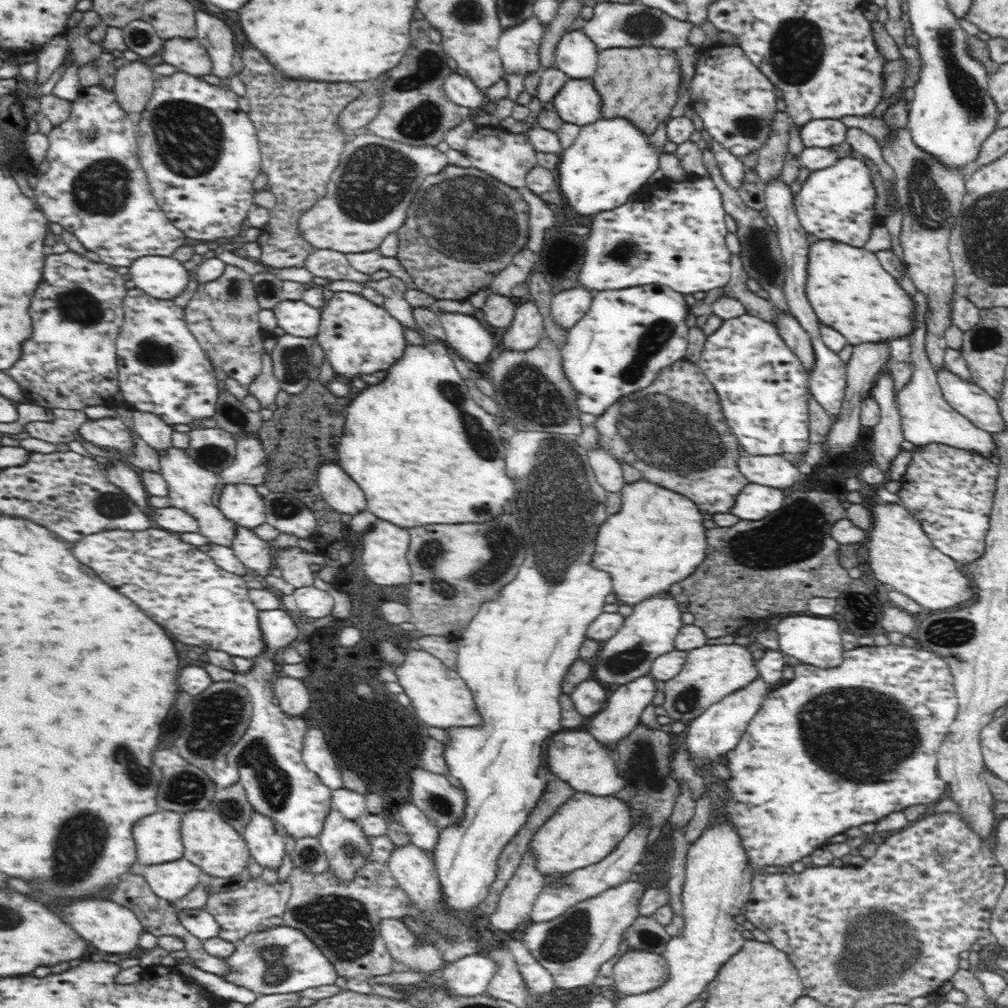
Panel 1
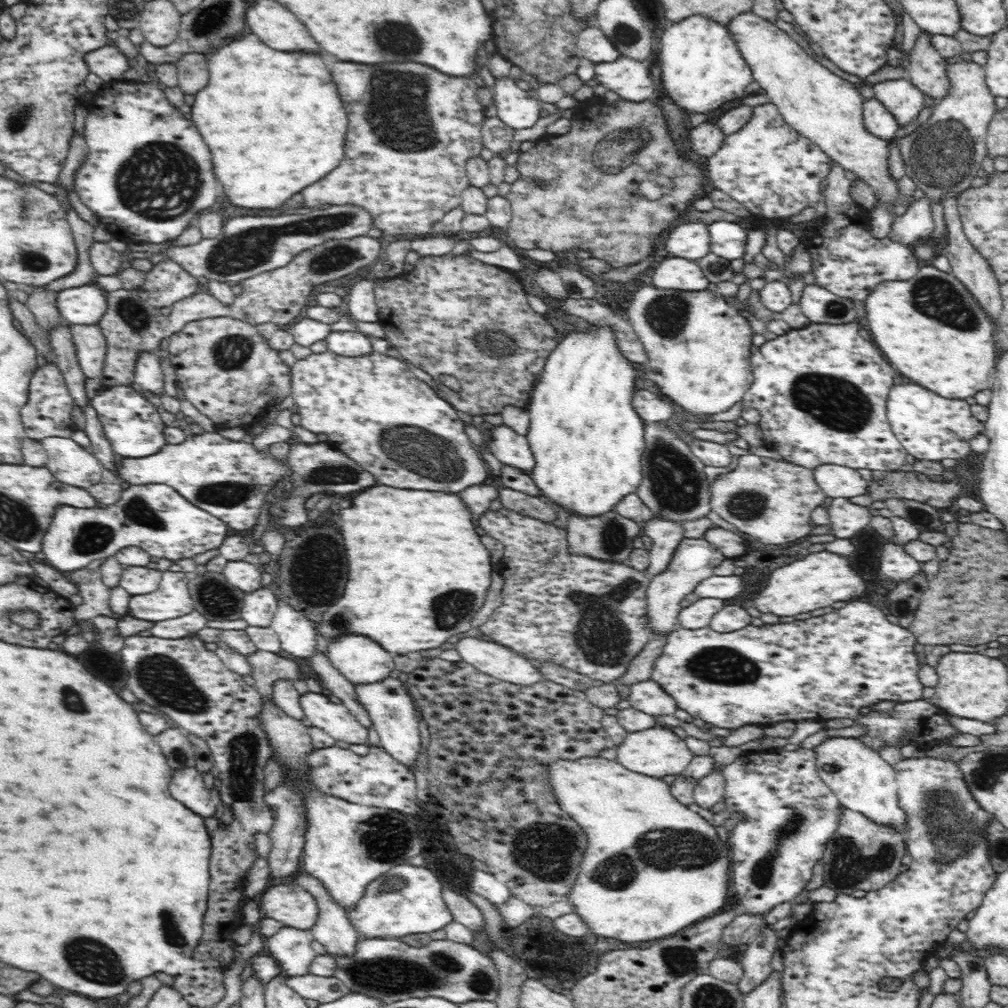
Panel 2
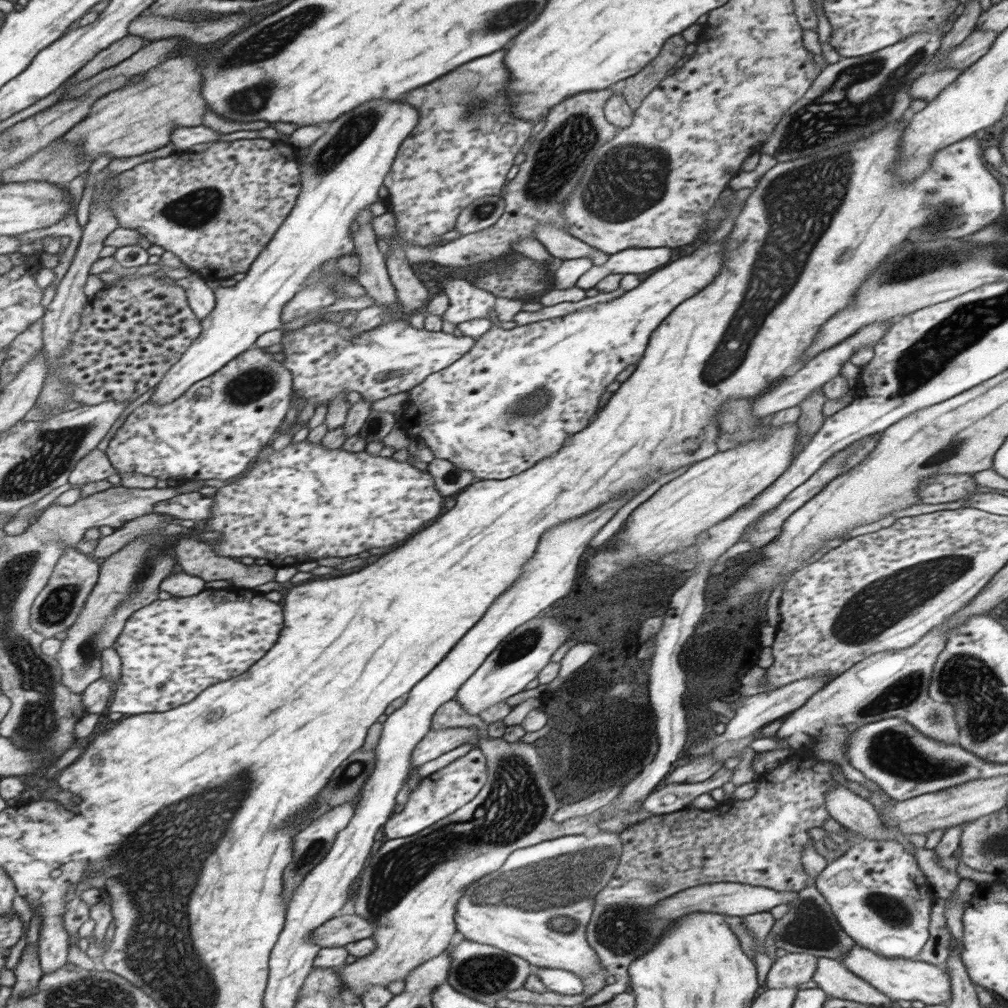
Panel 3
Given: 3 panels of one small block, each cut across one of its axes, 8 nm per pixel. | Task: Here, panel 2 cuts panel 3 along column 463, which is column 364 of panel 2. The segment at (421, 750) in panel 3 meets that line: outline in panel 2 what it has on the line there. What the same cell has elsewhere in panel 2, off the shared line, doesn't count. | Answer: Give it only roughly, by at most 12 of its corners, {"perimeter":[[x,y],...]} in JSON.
{"perimeter":[[327,692],[299,701],[310,726],[369,745],[368,729]]}

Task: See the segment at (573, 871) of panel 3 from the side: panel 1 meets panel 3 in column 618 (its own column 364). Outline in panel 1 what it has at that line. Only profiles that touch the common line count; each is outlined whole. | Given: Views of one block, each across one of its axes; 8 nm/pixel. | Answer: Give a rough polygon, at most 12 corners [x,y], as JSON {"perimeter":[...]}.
{"perimeter":[[333,808],[319,840],[339,884],[356,878],[371,846]]}

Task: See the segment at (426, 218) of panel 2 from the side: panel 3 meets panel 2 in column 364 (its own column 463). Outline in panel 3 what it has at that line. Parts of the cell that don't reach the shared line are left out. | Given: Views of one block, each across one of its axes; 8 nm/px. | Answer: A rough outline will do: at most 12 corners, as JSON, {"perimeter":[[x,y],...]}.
{"perimeter":[[506,50],[400,97],[419,116],[383,182],[422,247],[499,195],[534,124]]}

